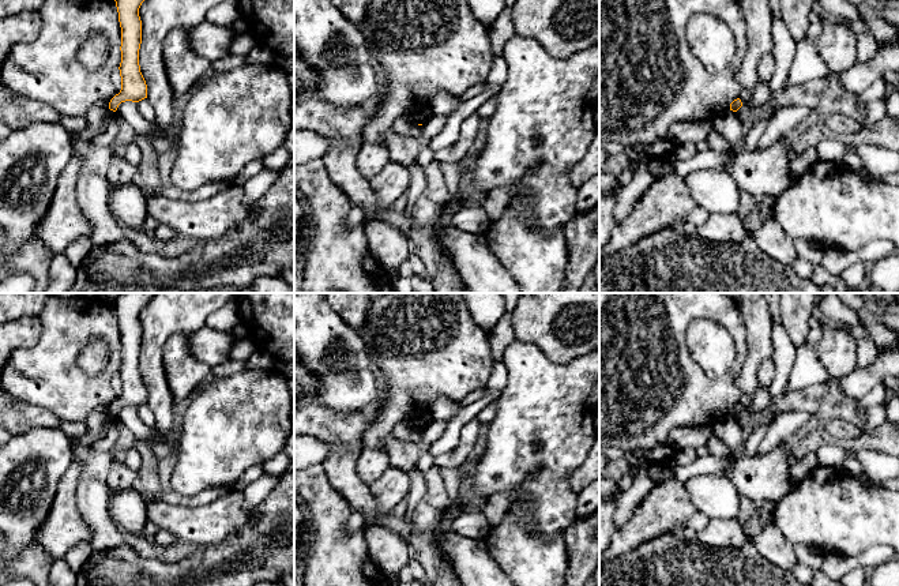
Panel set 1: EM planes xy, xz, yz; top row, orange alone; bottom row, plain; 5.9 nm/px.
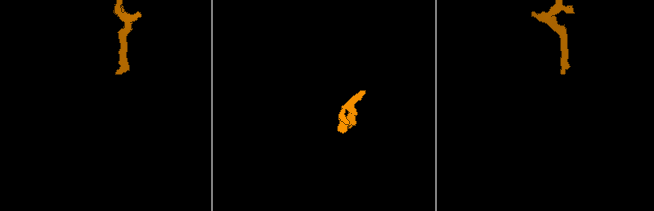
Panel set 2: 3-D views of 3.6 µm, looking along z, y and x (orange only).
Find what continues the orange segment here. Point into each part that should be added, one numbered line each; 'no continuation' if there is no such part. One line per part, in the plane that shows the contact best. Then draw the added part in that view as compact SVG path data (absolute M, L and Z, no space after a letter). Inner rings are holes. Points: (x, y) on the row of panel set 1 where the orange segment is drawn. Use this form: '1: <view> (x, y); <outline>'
no continuation

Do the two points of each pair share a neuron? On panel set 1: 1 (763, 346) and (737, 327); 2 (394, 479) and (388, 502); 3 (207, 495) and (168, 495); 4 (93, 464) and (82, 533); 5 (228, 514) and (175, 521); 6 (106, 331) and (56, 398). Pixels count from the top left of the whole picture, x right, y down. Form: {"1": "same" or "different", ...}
{"1": "different", "2": "same", "3": "same", "4": "different", "5": "same", "6": "same"}

